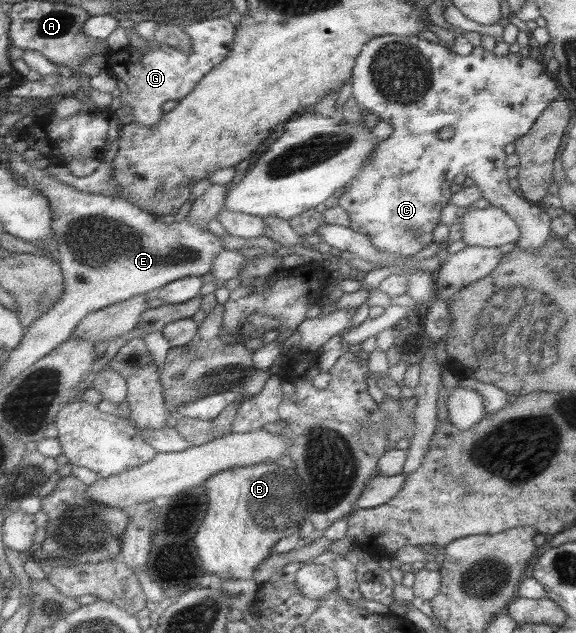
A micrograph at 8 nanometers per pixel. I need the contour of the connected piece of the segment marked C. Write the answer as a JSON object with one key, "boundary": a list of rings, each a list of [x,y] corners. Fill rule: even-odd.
{"boundary":[[[385,34],[379,37],[371,38],[366,44],[361,48],[360,54],[356,59],[356,63],[352,72],[352,88],[353,88],[353,98],[356,100],[358,106],[362,109],[367,109],[371,114],[374,114],[380,118],[380,121],[390,124],[392,127],[392,134],[386,138],[386,141],[378,141],[378,147],[374,149],[371,158],[367,160],[364,168],[355,176],[349,184],[345,186],[345,193],[342,197],[338,198],[339,206],[342,206],[346,213],[350,216],[350,228],[354,232],[366,235],[371,244],[375,246],[380,252],[389,252],[390,254],[398,254],[399,256],[411,256],[414,257],[423,248],[427,248],[434,242],[433,232],[436,225],[440,224],[441,211],[444,206],[449,204],[449,199],[452,197],[450,192],[450,185],[454,178],[458,174],[466,174],[468,177],[474,180],[475,184],[481,188],[483,192],[483,197],[490,202],[495,208],[501,209],[506,212],[518,228],[520,229],[521,235],[517,240],[516,244],[520,248],[525,249],[541,249],[541,246],[552,237],[552,218],[548,216],[548,212],[544,211],[544,207],[538,203],[532,203],[525,200],[525,197],[516,190],[510,187],[508,183],[509,177],[506,175],[508,166],[506,165],[506,152],[504,148],[510,143],[515,143],[518,138],[525,136],[534,126],[536,120],[542,112],[554,102],[560,98],[560,88],[556,80],[555,75],[550,74],[547,68],[544,68],[537,59],[532,59],[530,57],[524,58],[520,53],[509,53],[503,56],[496,55],[492,51],[488,51],[481,46],[476,46],[469,55],[459,55],[452,51],[447,46],[442,46],[442,44],[436,42],[430,42],[418,35],[406,36],[406,35],[395,35],[395,34]],[[446,126],[452,127],[454,135],[448,140],[440,140],[438,134],[440,130]]]}

